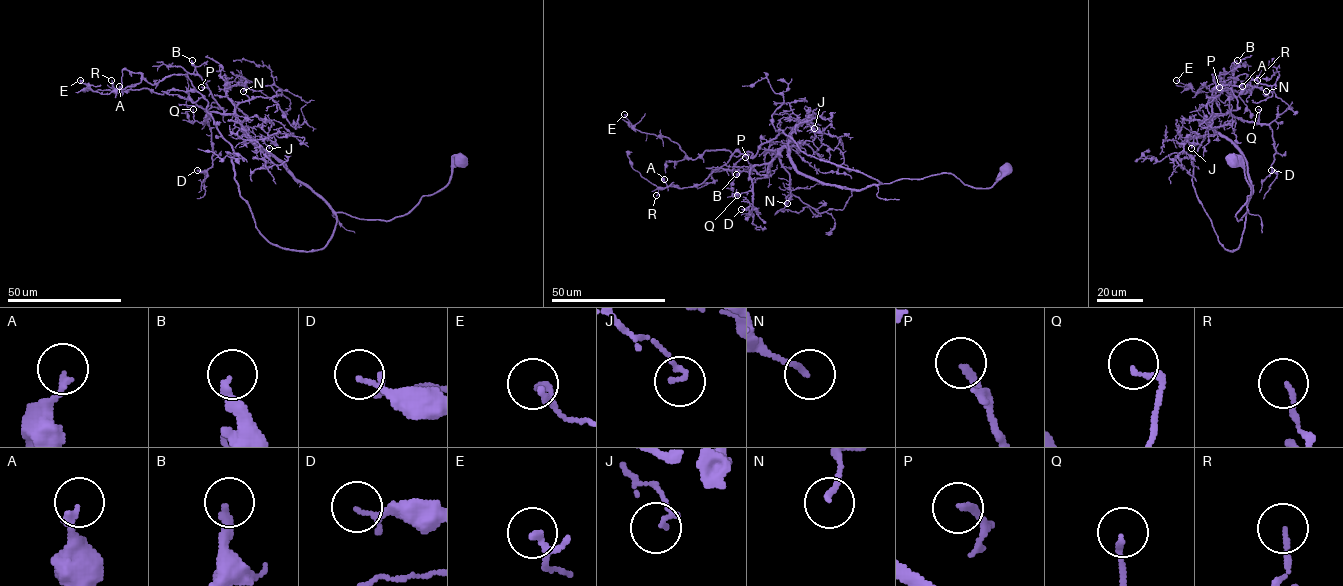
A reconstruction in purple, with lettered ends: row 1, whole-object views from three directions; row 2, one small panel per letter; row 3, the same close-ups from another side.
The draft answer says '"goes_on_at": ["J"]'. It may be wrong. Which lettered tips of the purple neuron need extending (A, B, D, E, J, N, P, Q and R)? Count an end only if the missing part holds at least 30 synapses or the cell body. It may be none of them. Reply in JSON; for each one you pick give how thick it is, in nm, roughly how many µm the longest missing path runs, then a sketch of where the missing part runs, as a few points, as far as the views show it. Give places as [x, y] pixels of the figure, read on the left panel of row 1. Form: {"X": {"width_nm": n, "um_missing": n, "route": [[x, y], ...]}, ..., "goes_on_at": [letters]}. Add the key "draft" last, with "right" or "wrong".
{"P": {"width_nm": 200, "um_missing": 25, "route": [[201, 87], [204, 83], [215, 88], [219, 95], [214, 98]]}, "goes_on_at": ["P"], "draft": "wrong"}

